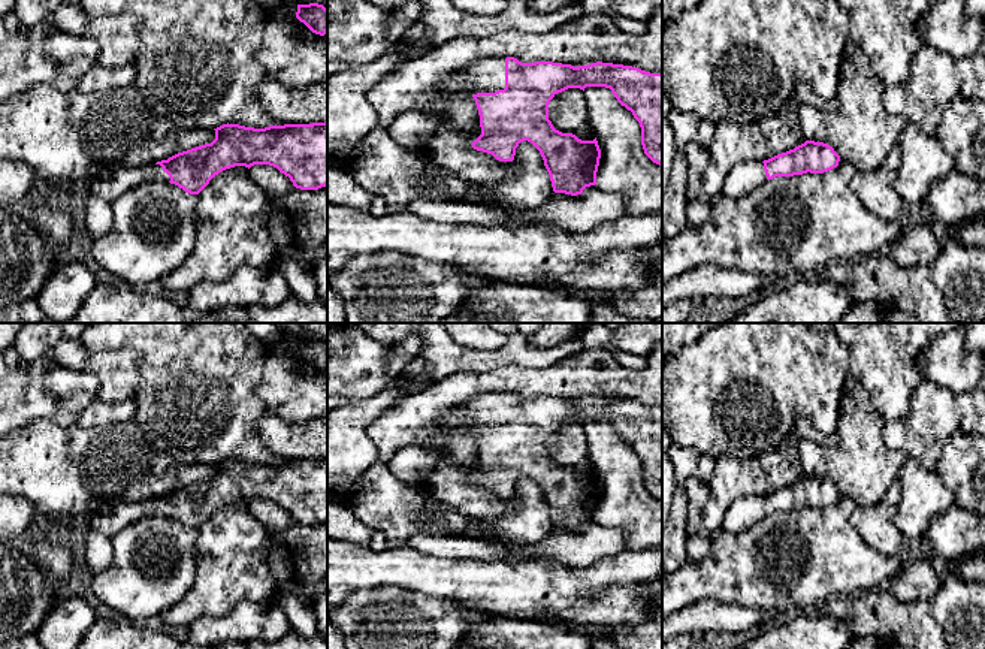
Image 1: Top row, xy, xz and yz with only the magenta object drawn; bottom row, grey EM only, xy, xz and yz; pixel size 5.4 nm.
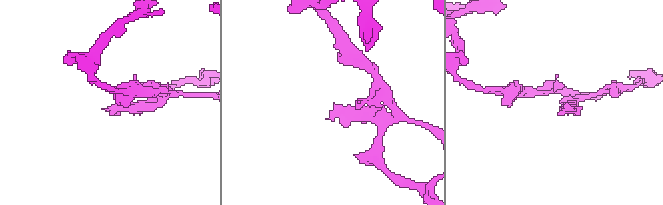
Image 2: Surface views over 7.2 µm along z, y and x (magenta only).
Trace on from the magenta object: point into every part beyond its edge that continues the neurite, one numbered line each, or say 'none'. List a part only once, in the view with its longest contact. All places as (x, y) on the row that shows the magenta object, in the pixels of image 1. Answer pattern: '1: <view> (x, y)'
1: xz (488, 75)

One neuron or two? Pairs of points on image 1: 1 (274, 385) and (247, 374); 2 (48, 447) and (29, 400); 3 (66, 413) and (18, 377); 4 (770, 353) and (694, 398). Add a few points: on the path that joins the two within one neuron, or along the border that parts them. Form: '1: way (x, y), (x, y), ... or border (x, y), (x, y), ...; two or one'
1: border (271, 352), (257, 386), (266, 411); two
2: border (72, 425), (35, 420), (15, 431); two
3: way (54, 405), (39, 391), (30, 389); one
4: way (751, 368), (730, 368), (713, 385); one

